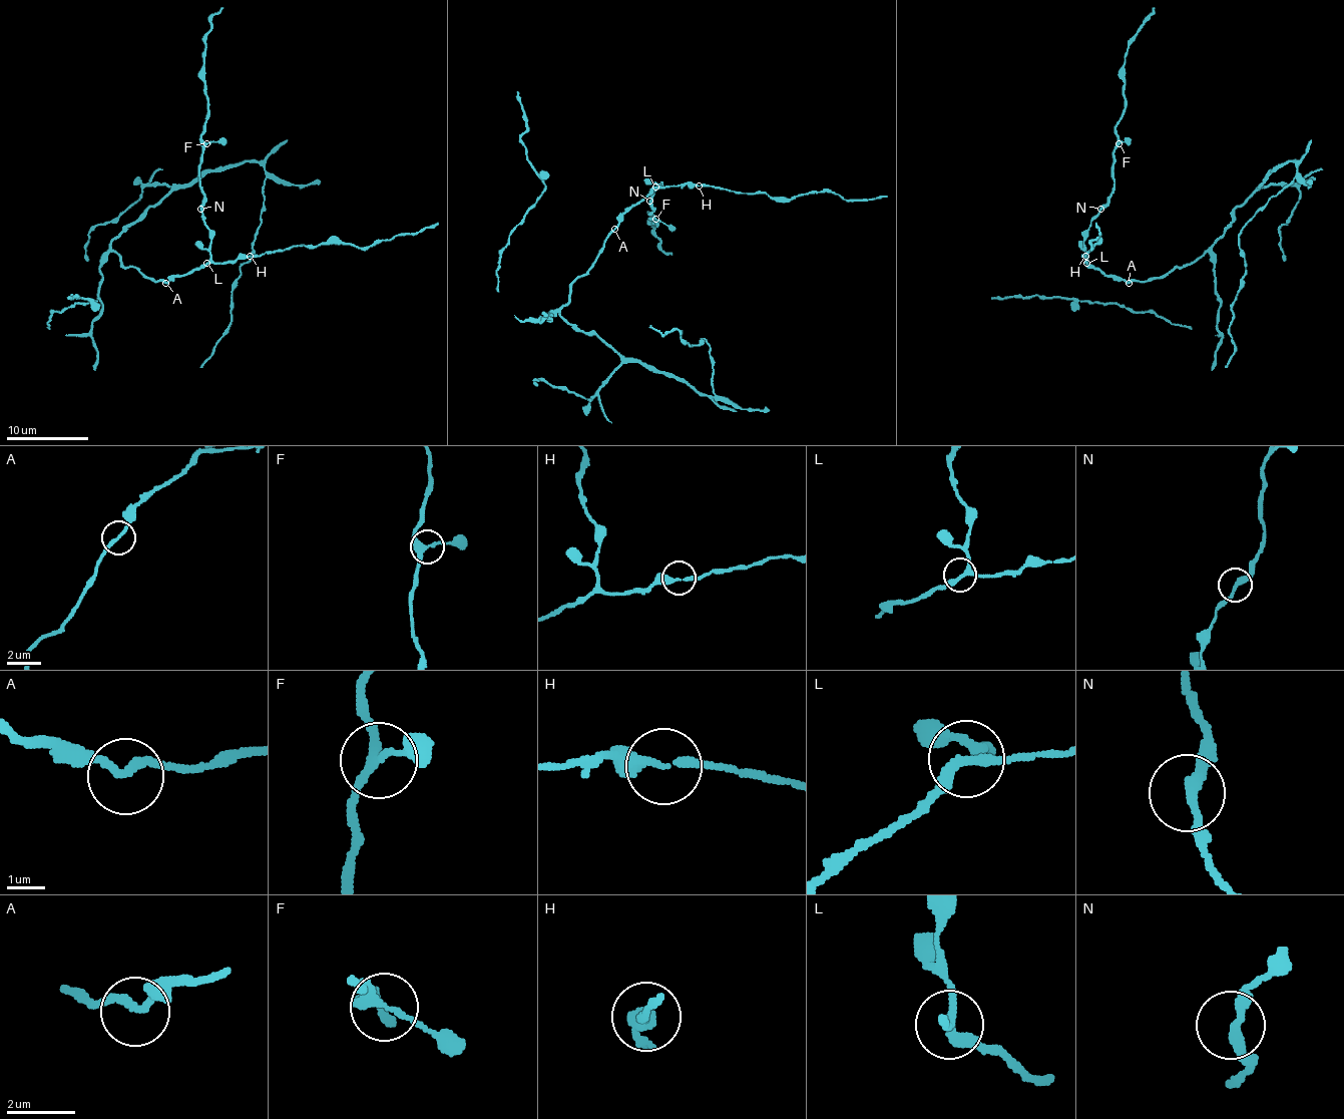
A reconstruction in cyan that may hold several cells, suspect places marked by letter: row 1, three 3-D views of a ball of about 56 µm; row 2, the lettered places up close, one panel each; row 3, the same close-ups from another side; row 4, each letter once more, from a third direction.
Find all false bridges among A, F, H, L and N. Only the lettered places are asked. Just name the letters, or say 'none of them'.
none of them

